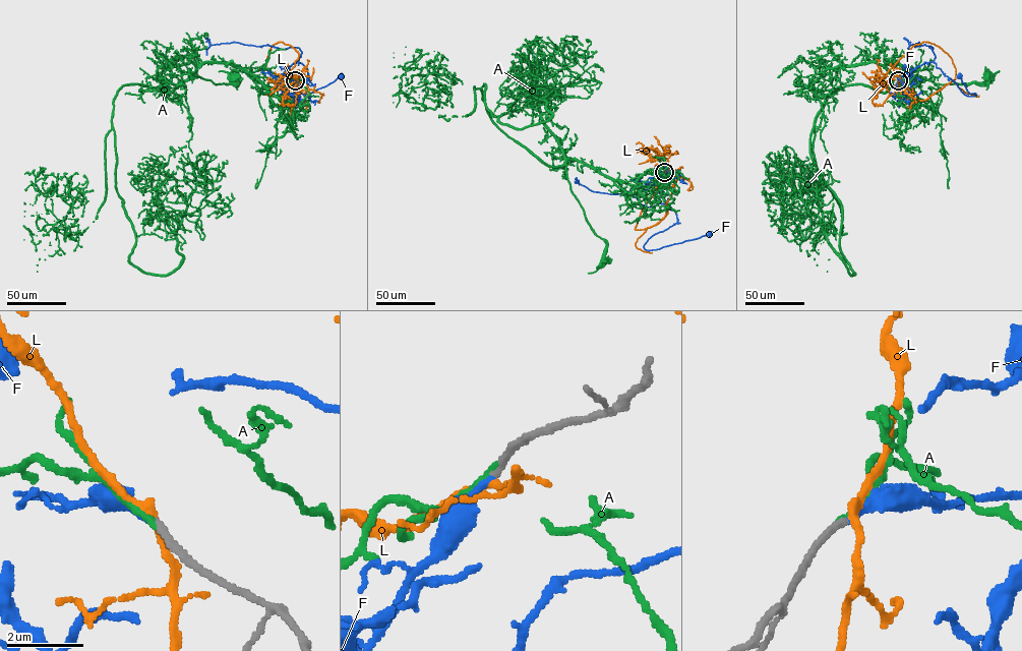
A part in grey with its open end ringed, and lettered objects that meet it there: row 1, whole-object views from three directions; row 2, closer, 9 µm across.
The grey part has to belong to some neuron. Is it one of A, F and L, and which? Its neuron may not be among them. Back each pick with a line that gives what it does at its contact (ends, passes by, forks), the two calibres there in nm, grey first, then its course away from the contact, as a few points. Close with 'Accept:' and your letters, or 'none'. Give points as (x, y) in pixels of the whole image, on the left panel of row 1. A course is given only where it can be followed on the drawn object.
F: It ends there. Thickness 180 nm (grey) against 190 nm. Its course: (295, 80), (288, 69), (300, 62), (308, 76), (275, 96), (311, 93), (342, 75)
Accept: F

